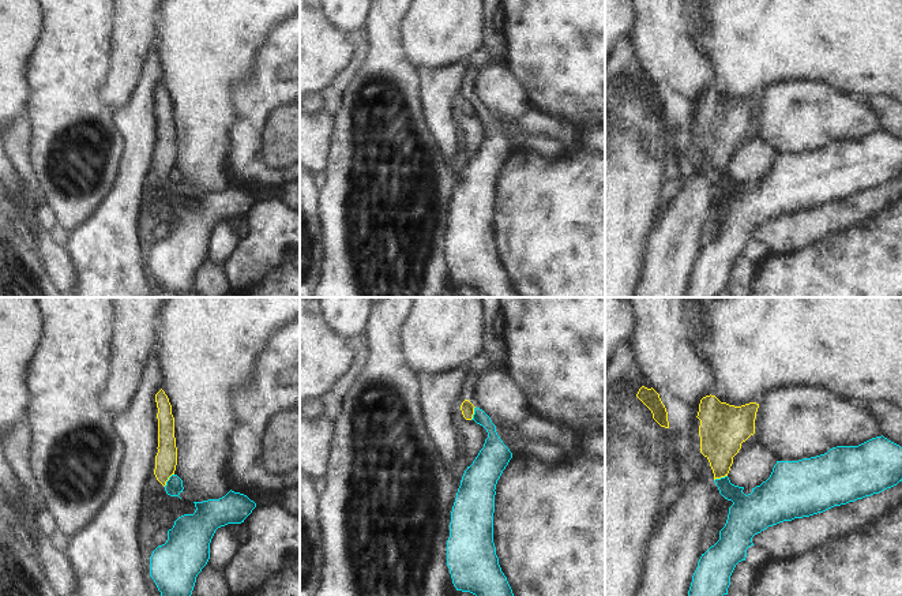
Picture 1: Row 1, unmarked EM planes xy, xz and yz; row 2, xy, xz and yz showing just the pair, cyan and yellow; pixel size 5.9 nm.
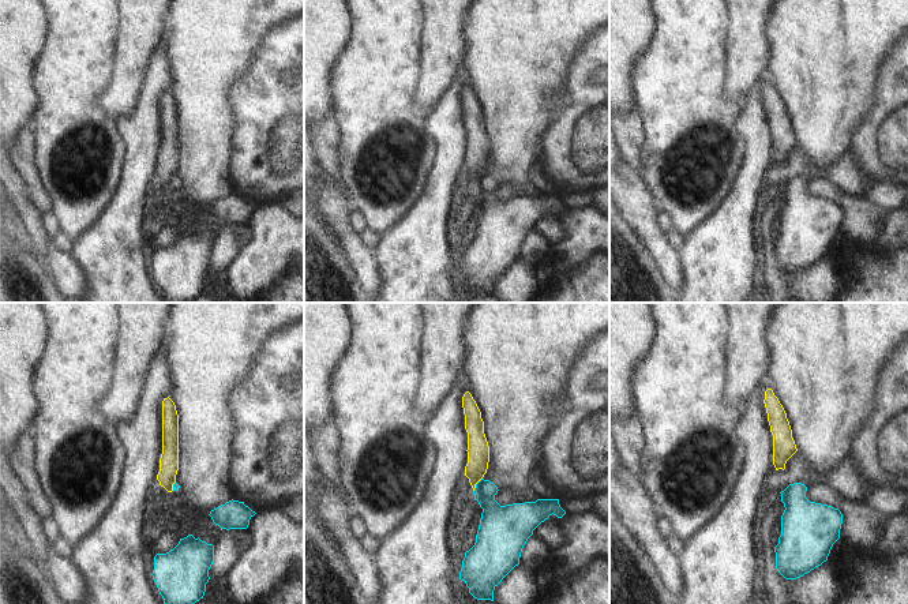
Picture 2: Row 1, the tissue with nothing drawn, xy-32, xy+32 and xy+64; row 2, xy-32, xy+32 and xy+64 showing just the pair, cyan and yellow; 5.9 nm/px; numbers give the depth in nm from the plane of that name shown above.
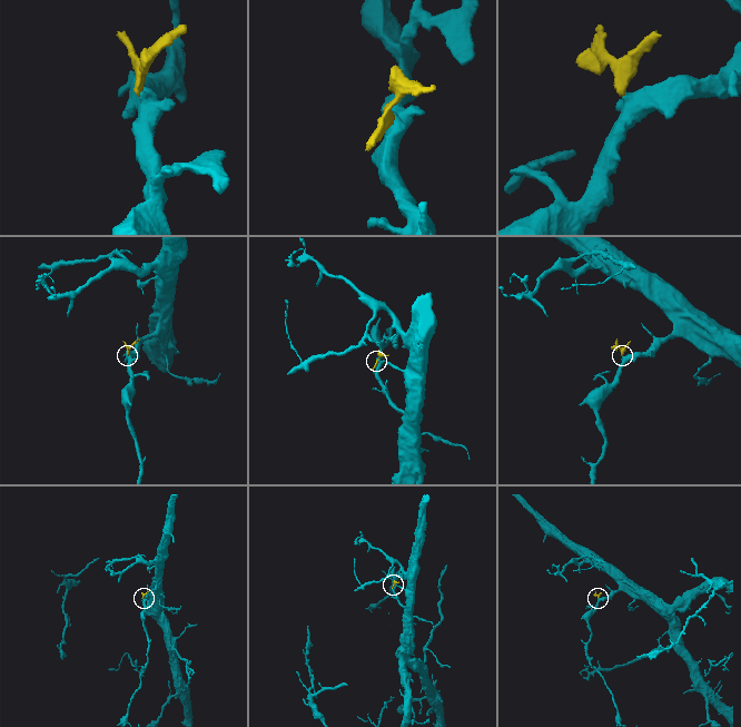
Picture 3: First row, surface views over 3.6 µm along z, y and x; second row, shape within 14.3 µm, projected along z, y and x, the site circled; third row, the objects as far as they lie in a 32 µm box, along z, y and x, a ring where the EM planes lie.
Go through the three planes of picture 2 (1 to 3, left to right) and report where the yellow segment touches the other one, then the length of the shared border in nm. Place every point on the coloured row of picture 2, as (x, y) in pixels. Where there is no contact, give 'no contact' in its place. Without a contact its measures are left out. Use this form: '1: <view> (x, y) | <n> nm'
1: xy-32 (173, 486) | 60 nm
2: xy+32 (476, 484) | 100 nm
3: no contact

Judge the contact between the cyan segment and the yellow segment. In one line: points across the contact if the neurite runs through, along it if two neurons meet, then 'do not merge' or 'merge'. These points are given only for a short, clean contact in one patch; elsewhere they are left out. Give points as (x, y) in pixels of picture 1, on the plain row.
along xy (173, 168), (164, 180) | do not merge

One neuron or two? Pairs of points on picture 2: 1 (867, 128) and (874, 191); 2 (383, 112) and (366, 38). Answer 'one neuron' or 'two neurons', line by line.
1: two neurons
2: one neuron

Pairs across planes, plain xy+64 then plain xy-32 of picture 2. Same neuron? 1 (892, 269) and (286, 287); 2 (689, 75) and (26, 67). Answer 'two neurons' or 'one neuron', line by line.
1: one neuron
2: two neurons

